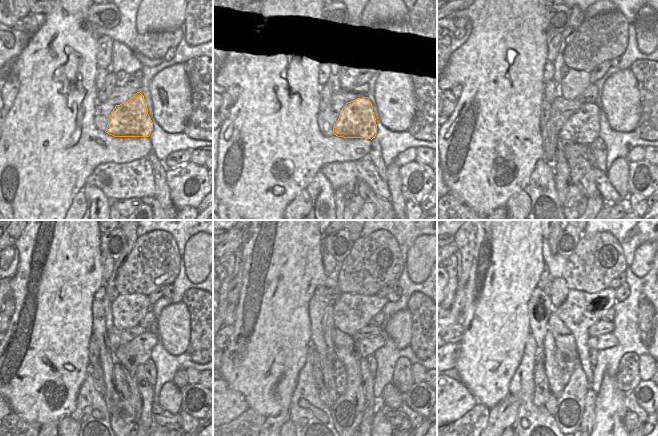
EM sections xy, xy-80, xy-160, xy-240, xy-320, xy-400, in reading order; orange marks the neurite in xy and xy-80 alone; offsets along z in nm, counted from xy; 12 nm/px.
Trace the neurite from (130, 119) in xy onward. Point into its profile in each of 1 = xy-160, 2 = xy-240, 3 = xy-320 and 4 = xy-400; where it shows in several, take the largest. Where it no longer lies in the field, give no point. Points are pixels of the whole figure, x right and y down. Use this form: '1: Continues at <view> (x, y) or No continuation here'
1: Continues at xy-160 (583, 126)
2: Continues at xy-240 (136, 352)
3: Continues at xy-320 (367, 346)
4: Continues at xy-400 (601, 342)

